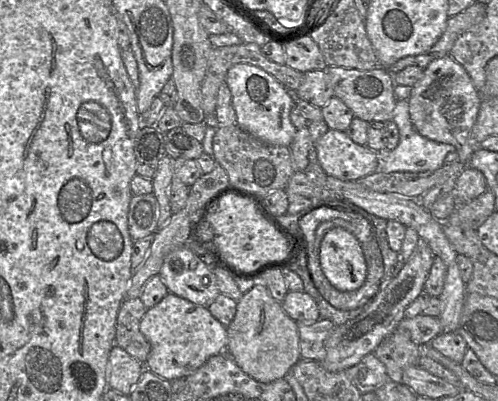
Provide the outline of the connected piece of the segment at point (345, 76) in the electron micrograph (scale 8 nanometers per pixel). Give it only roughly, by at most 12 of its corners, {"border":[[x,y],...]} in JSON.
{"border":[[327,66],[334,96],[367,123],[393,119],[397,100],[383,67]]}

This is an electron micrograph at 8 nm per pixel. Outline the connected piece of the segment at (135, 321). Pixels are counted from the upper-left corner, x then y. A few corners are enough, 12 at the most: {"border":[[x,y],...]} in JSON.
{"border":[[125,298],[116,319],[115,345],[141,364],[150,344],[140,331],[147,308]]}

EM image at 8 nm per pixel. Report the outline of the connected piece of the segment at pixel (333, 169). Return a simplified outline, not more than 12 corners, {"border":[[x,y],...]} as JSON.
{"border":[[329,129],[314,149],[344,181],[378,170],[378,153]]}

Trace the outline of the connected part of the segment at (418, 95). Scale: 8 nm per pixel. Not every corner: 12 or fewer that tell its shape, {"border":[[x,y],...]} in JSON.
{"border":[[449,55],[411,88],[415,129],[468,166],[481,95]]}

